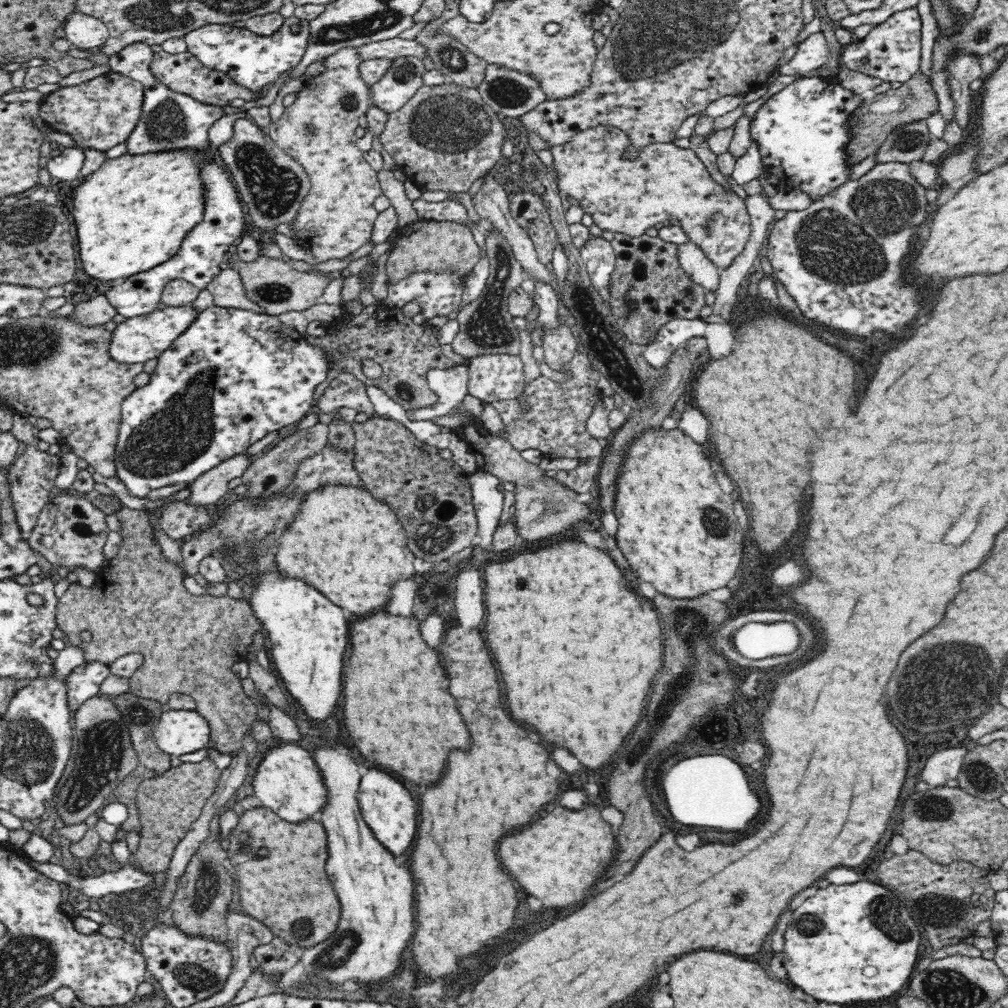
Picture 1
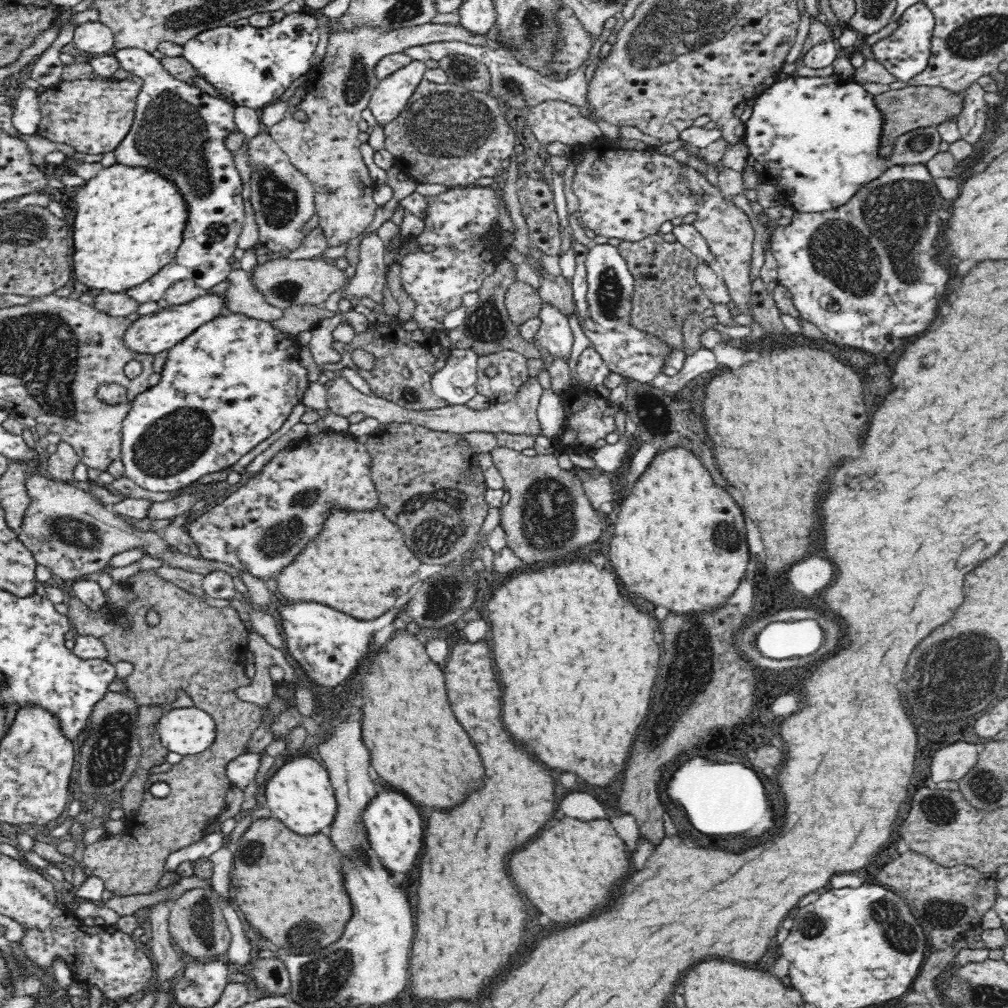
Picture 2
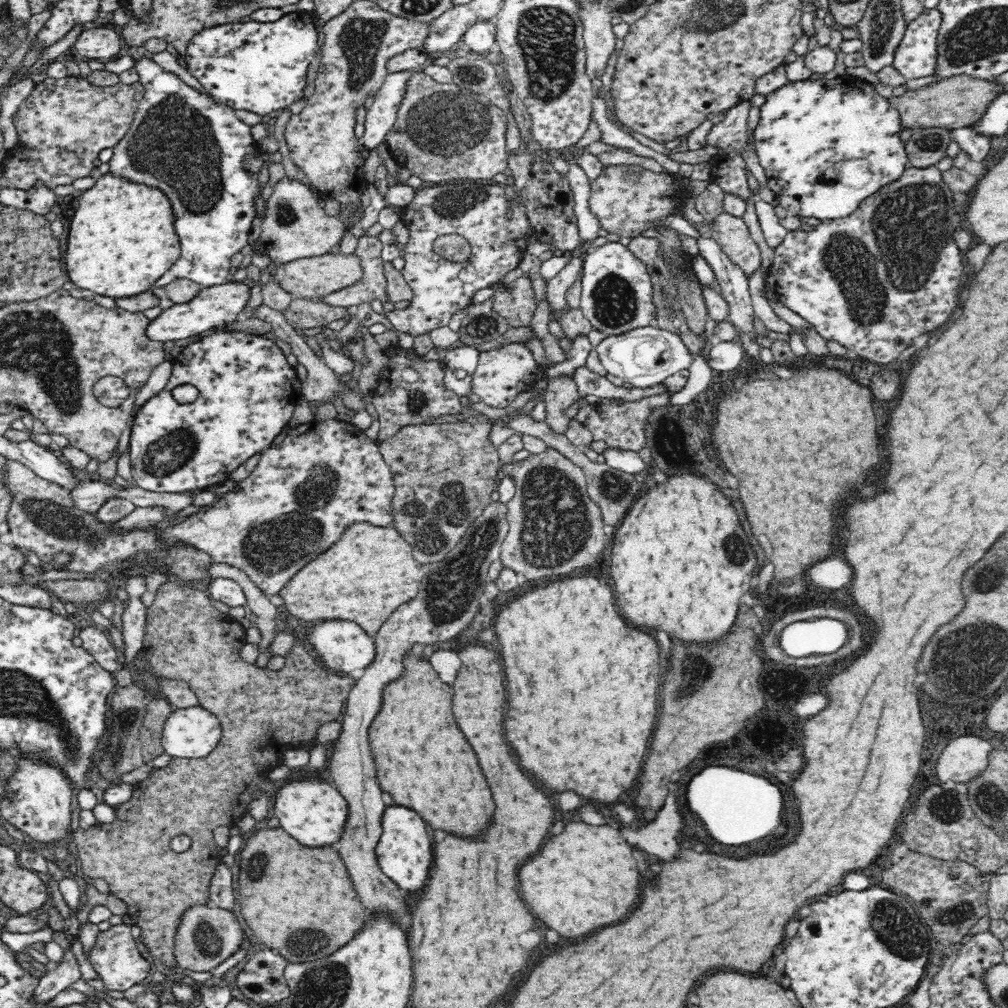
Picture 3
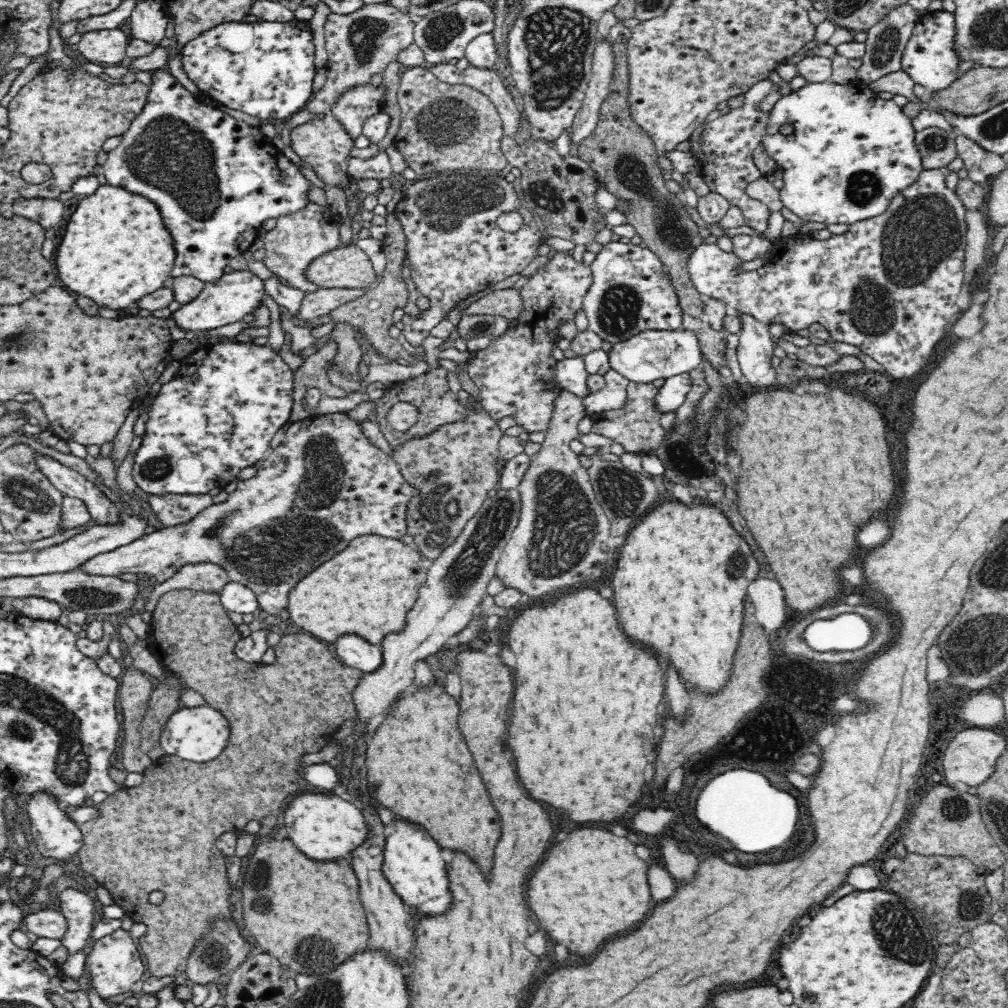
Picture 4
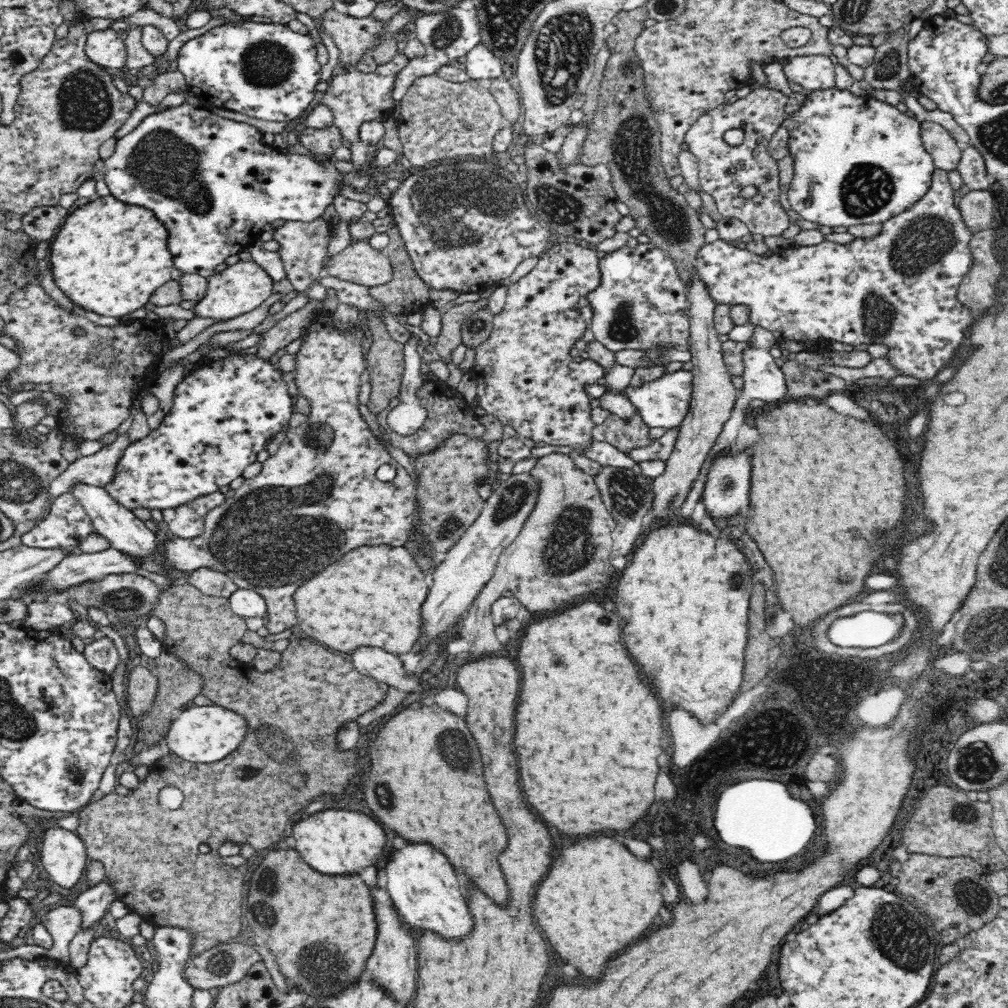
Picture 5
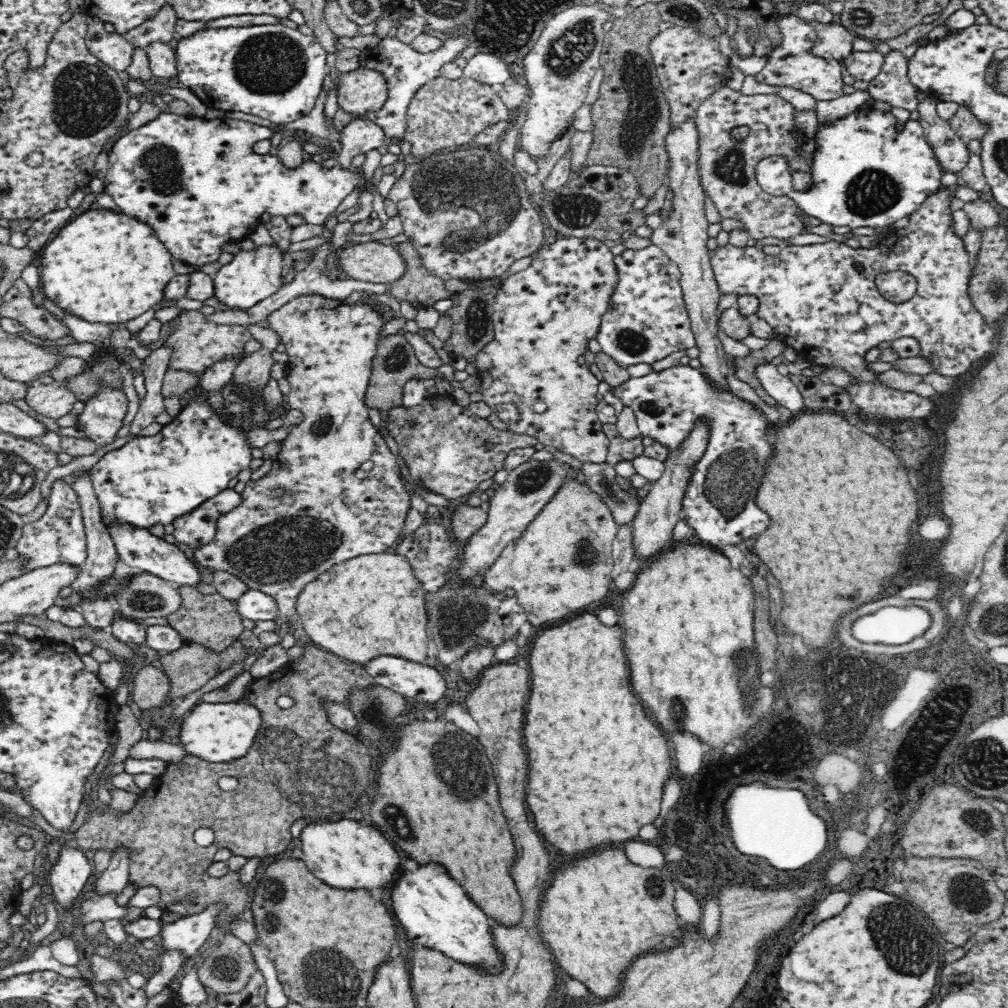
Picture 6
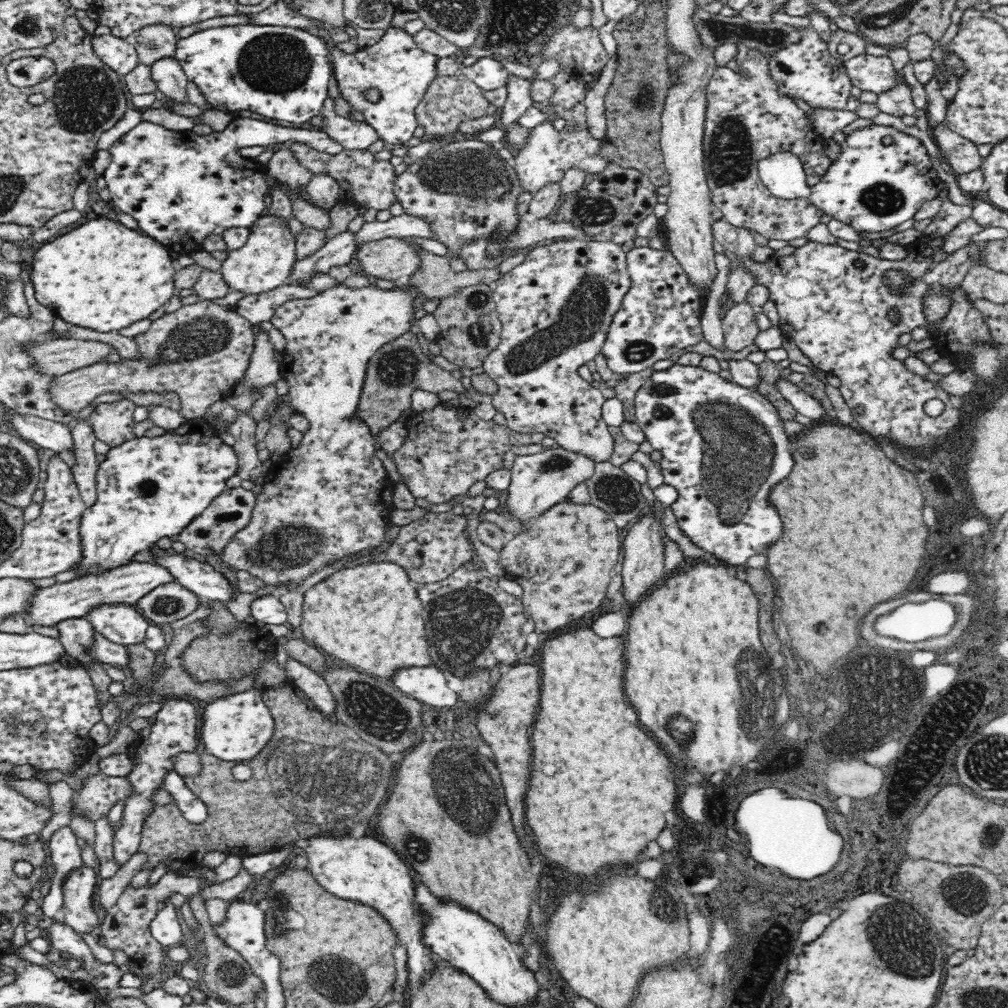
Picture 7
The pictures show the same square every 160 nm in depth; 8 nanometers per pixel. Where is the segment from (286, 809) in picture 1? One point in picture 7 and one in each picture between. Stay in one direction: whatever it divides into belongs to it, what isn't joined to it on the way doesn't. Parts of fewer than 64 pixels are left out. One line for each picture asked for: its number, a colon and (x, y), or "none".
2: (300, 793)
3: (314, 812)
4: (324, 826)
5: (335, 841)
6: (345, 854)
7: (366, 870)

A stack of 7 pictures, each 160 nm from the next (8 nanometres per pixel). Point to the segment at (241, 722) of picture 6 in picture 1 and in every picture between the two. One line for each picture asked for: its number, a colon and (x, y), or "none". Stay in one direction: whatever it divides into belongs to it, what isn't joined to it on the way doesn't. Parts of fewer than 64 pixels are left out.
1: (178, 732)
2: (188, 730)
3: (189, 733)
4: (199, 734)
5: (200, 734)

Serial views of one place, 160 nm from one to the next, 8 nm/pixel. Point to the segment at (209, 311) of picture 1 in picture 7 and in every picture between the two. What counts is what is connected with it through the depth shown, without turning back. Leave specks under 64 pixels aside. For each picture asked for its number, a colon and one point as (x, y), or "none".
2: (234, 381)
3: (248, 391)
4: (217, 416)
5: (225, 410)
6: (148, 480)
7: (147, 488)

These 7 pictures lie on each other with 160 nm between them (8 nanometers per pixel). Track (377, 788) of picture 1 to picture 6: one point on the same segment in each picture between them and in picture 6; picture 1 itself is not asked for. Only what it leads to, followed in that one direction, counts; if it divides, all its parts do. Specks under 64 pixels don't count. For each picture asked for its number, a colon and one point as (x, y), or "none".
2: (393, 824)
3: (404, 852)
4: (411, 862)
5: (421, 882)
6: (434, 910)

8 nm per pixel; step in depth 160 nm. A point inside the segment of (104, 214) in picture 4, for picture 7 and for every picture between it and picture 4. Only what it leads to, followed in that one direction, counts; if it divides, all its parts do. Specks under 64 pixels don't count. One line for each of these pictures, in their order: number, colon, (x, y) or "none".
5: (109, 257)
6: (105, 267)
7: (102, 275)

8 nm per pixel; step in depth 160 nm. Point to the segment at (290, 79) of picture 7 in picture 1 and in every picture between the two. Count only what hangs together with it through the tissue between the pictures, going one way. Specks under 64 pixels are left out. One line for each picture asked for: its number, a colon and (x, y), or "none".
1: (252, 61)
2: (254, 66)
3: (260, 67)
4: (265, 69)
5: (266, 71)
6: (274, 72)

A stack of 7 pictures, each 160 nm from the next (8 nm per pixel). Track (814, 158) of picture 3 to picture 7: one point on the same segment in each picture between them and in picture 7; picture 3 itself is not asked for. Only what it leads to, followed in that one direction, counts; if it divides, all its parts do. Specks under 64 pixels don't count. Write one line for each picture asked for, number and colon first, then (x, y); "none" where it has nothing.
4: (850, 152)
5: (856, 160)
6: (864, 172)
7: (871, 186)

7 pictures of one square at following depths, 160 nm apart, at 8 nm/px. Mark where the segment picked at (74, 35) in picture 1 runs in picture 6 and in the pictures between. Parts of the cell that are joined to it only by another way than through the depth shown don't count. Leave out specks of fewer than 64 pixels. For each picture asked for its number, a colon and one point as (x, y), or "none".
2: (94, 38)
3: (102, 43)
4: (107, 47)
5: (106, 48)
6: (113, 49)

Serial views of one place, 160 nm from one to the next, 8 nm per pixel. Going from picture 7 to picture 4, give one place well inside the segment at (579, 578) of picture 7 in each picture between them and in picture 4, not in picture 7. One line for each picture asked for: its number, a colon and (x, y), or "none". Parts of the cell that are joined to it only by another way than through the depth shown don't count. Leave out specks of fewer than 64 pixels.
4: (561, 540)
5: (564, 550)
6: (562, 562)

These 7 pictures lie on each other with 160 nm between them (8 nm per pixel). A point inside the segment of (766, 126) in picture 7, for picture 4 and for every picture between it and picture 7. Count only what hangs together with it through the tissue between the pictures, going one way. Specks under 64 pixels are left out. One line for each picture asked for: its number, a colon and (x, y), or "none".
4: (724, 147)
5: (724, 170)
6: (727, 168)

